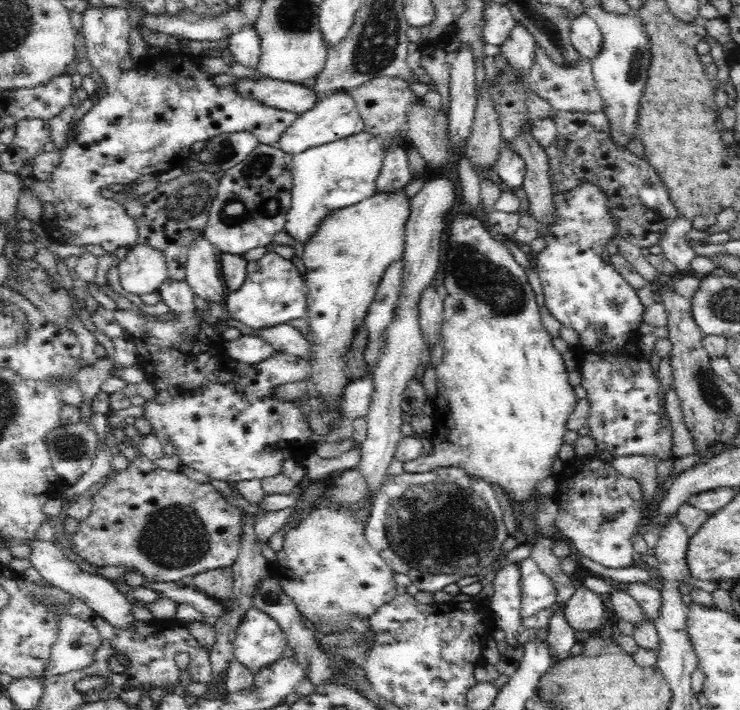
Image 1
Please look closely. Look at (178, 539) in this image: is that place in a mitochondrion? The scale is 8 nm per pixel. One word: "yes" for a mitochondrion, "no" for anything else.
yes

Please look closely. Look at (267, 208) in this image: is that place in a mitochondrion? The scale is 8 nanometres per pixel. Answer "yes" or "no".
yes

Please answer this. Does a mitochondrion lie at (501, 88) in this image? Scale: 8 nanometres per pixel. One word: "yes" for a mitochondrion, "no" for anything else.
yes

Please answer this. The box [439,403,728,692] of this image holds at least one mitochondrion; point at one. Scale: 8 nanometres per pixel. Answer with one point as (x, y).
(487, 531)

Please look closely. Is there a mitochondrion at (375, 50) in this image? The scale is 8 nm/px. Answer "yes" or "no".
yes

